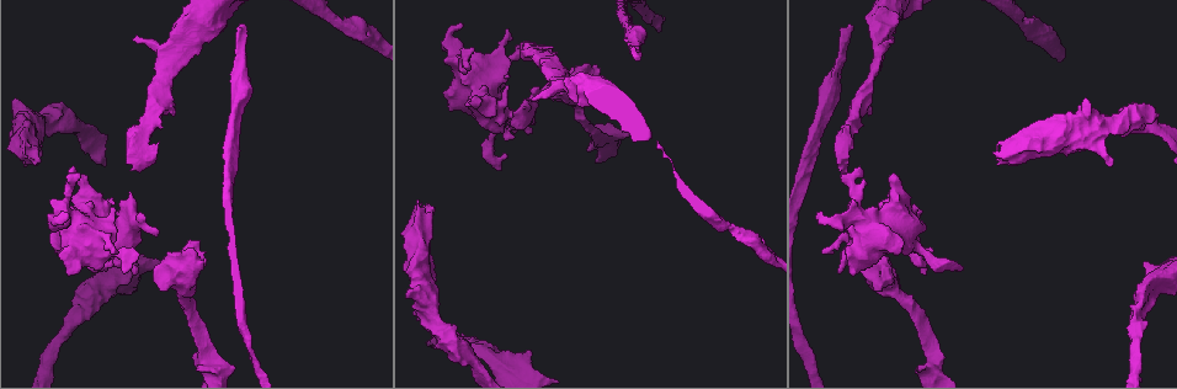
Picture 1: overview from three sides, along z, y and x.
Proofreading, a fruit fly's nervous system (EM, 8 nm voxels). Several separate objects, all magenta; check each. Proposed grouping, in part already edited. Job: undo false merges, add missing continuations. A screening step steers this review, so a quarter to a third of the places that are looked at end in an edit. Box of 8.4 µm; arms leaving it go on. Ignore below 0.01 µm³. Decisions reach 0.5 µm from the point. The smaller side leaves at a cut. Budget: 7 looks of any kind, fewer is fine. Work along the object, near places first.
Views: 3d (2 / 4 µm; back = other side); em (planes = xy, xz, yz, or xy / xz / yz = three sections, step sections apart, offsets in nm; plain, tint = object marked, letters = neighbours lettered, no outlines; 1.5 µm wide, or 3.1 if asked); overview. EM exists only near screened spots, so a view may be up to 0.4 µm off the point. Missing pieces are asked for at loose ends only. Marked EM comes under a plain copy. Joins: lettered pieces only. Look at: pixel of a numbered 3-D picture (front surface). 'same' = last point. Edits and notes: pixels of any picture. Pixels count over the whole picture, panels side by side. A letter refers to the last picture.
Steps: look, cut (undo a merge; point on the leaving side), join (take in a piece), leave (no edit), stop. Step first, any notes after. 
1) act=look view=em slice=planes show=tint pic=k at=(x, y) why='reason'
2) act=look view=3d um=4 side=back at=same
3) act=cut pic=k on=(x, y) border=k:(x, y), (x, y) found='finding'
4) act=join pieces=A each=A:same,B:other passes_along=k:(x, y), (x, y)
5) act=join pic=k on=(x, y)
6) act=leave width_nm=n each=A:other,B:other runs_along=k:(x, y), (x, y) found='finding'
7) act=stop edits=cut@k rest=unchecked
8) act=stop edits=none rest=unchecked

act=look view=em slice=xy step=8 show=tint pic=1 at=(105, 206) why='an open end'

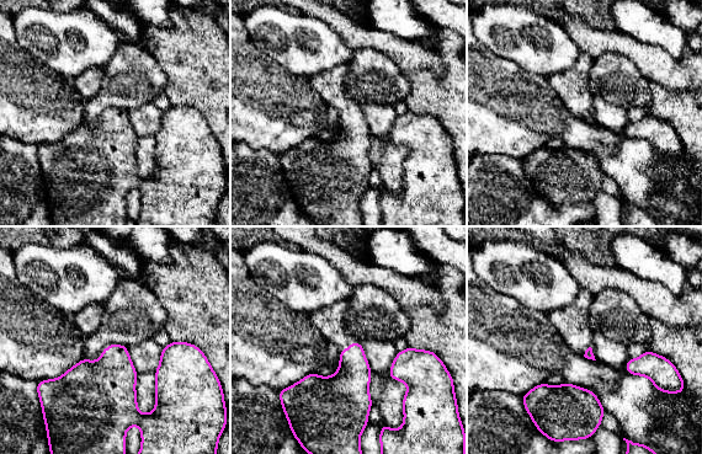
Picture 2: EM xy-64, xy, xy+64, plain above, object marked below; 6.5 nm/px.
act=look view=em slice=xy step=8 show=letters at=same

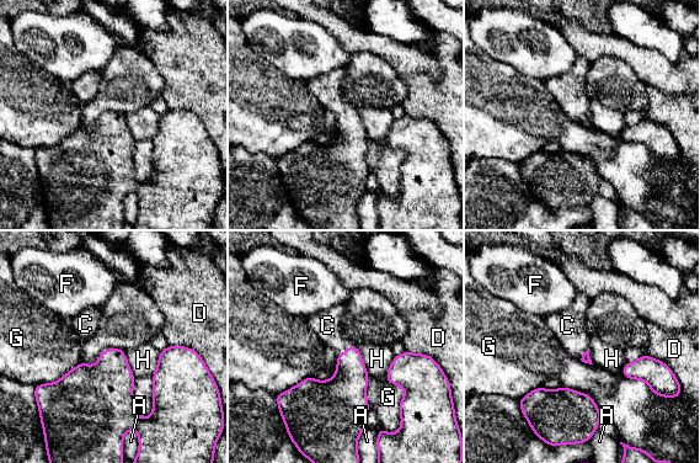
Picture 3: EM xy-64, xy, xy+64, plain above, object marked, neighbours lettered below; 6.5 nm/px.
act=join pieces=C longest_contact=G:340nm each=A:other,C:same,D:other,F:other,G:other,H:other found='the cell continues'

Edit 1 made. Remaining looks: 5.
act=look view=overview

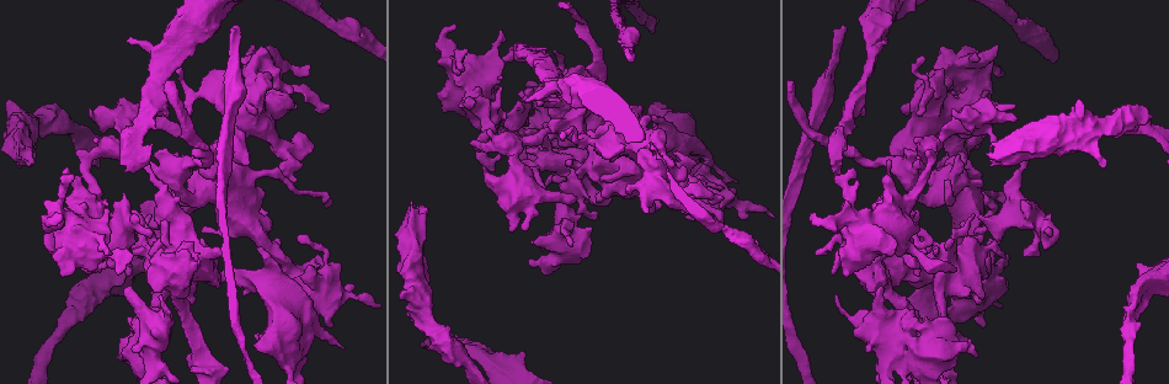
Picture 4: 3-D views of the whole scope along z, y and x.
act=look view=3d um=2 pic=4 at=(990, 161) why='stops while still wide'

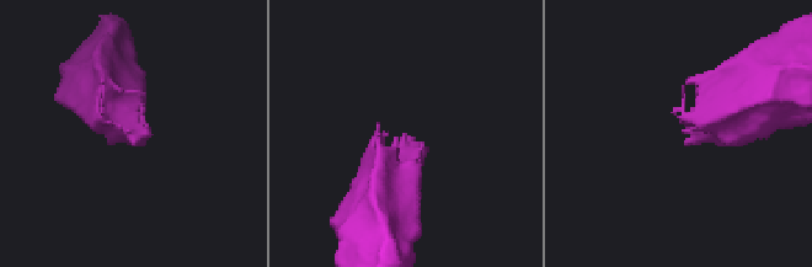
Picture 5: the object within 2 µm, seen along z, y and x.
act=look view=em slice=planes show=tint pic=5 at=(684, 126) why='now the EM'

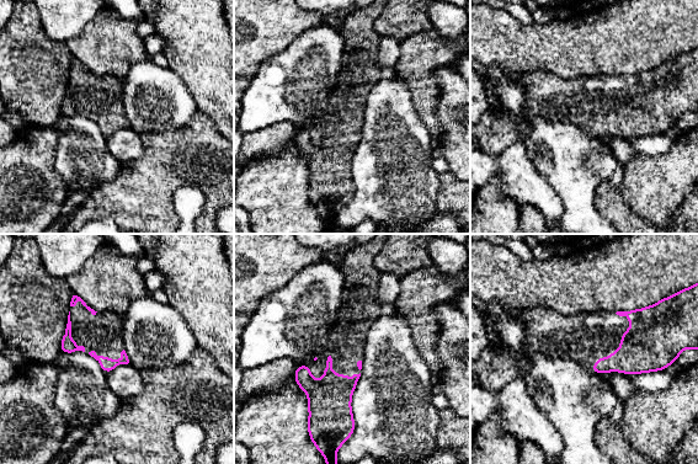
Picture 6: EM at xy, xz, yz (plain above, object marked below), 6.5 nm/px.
act=look view=em slice=planes show=letters at=same

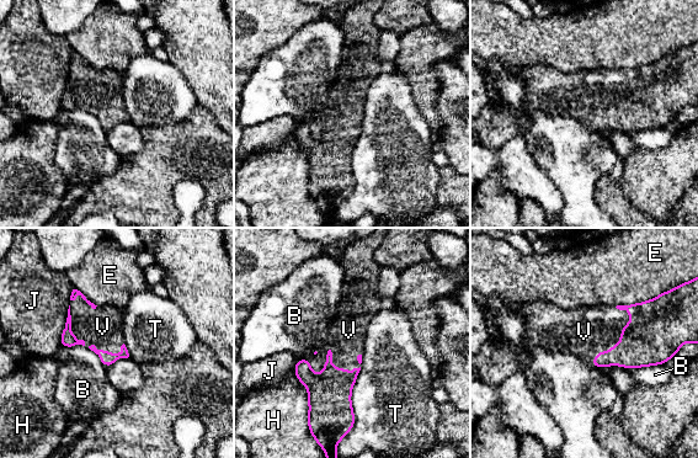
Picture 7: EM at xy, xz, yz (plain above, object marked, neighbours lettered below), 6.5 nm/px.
act=join pieces=V each=B:other,E:other,H:other,J:other,T:other,V:same passes_along=7:(655, 334), (619, 344), (584, 331) found='the cell continues'

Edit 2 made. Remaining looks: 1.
act=stop edits=join@3,join@7 rest=unchecked

